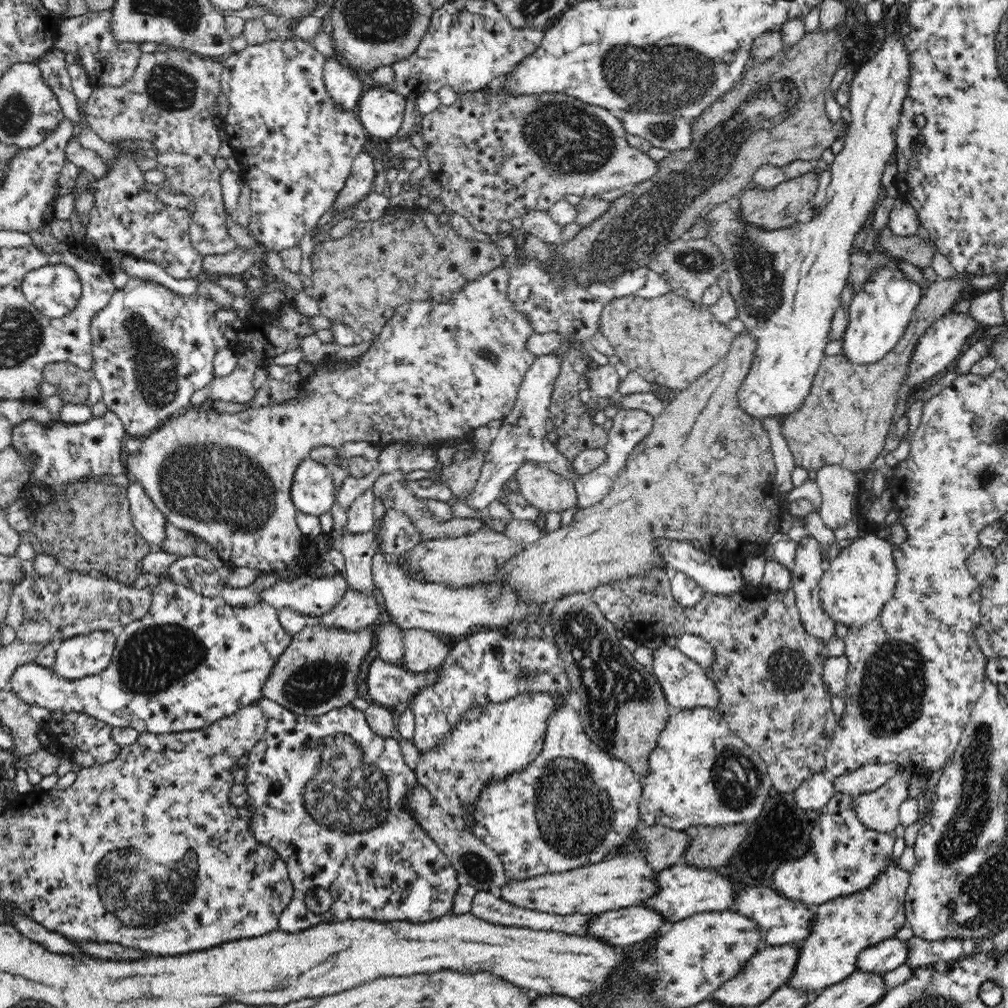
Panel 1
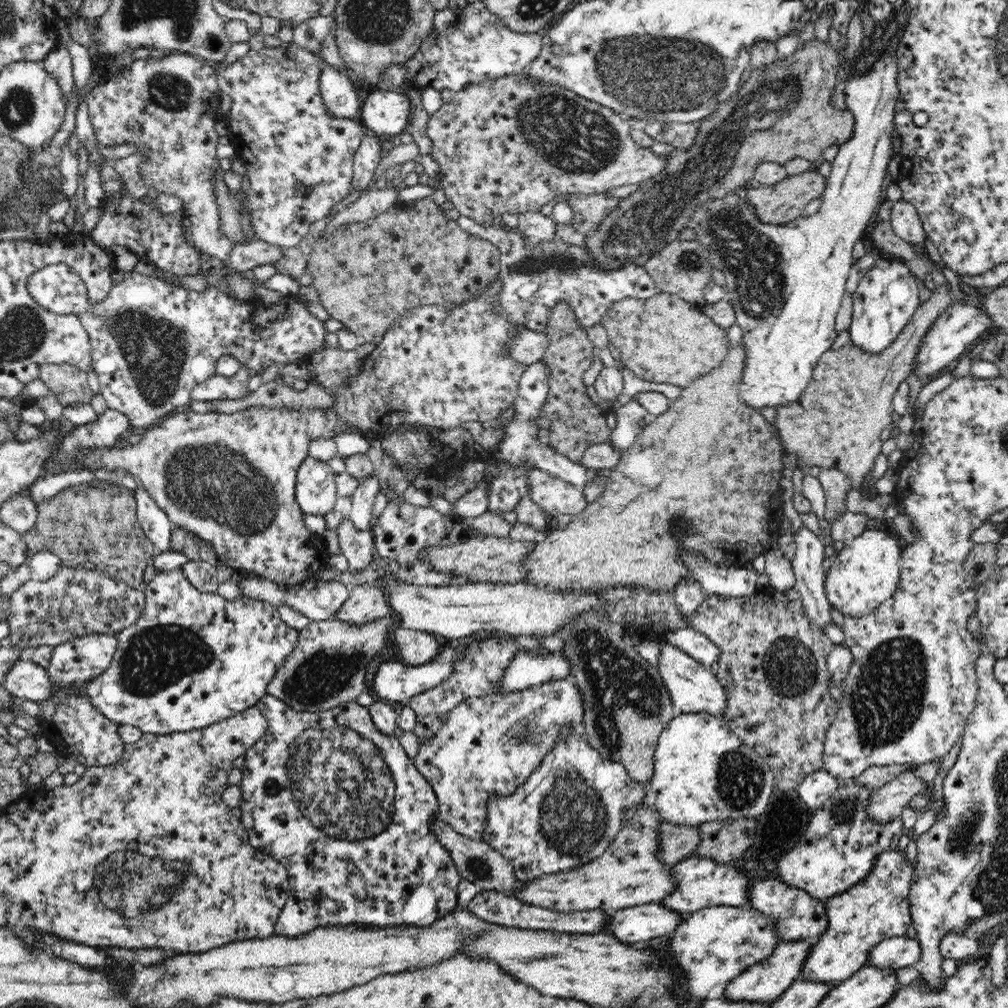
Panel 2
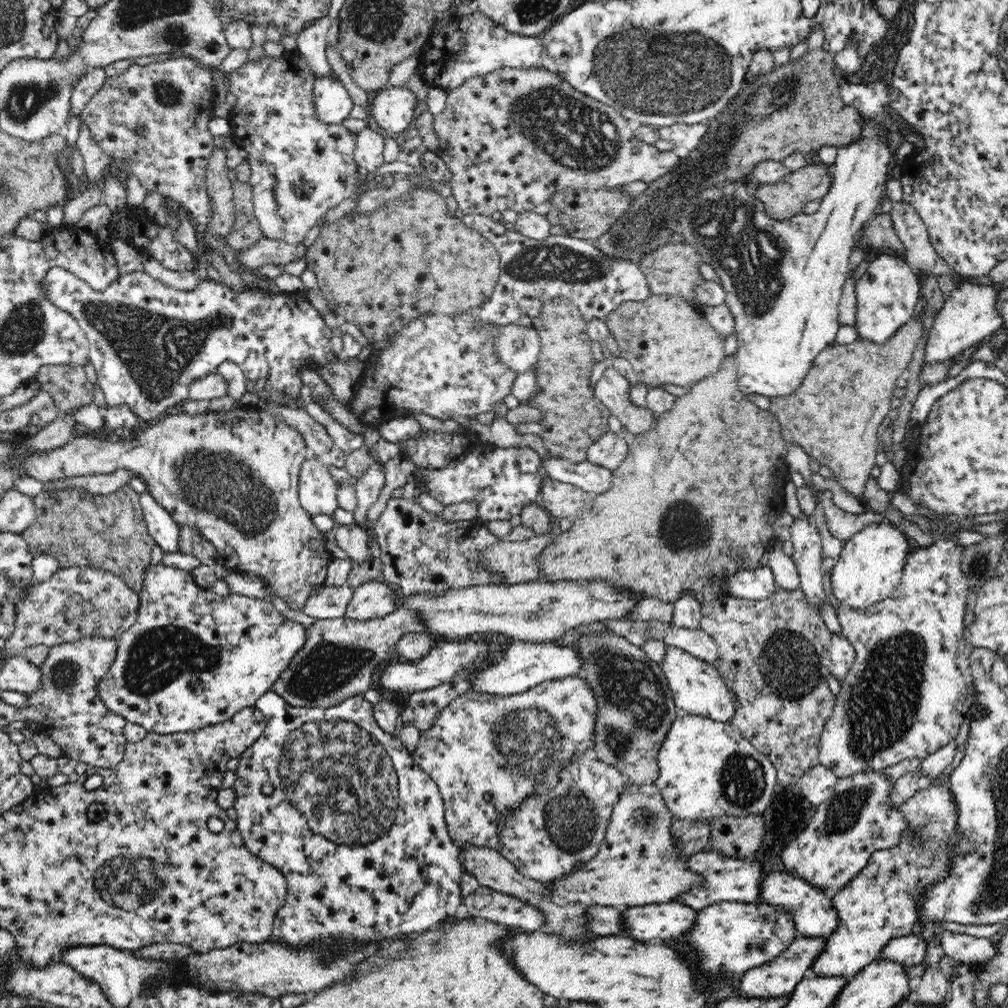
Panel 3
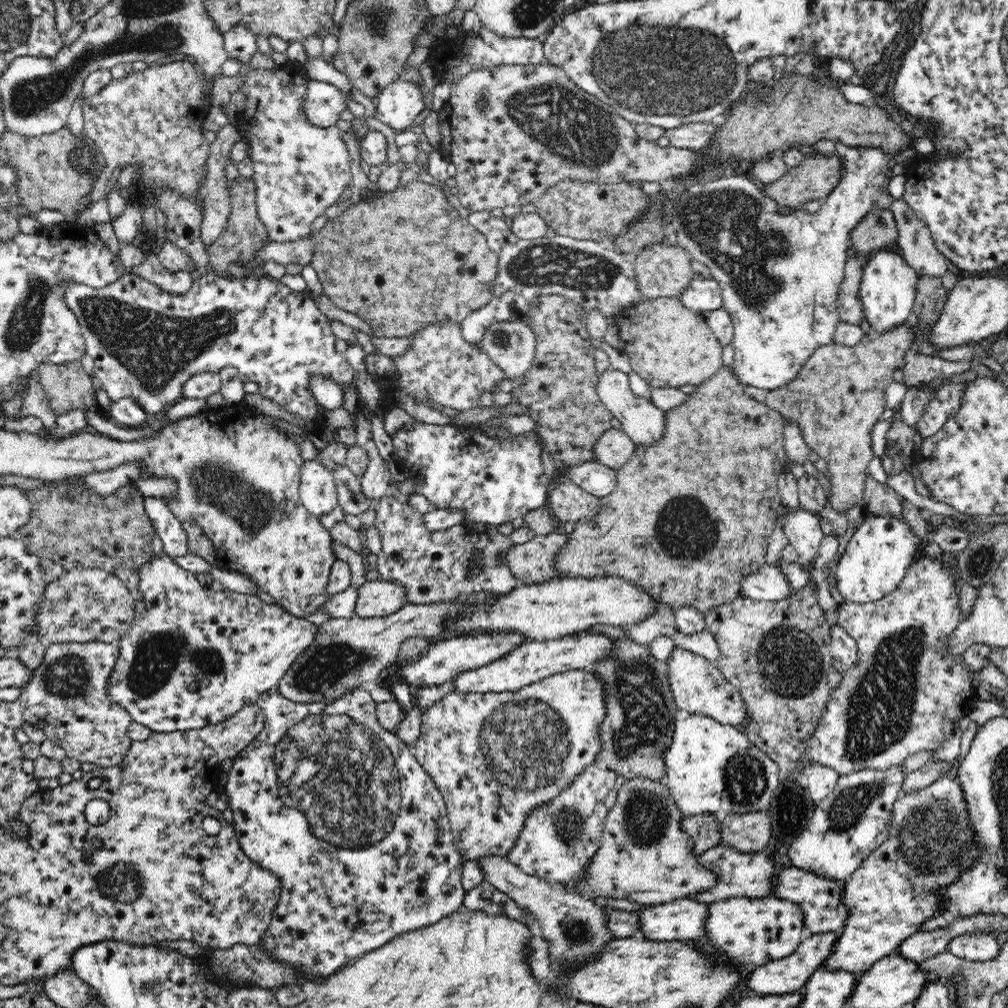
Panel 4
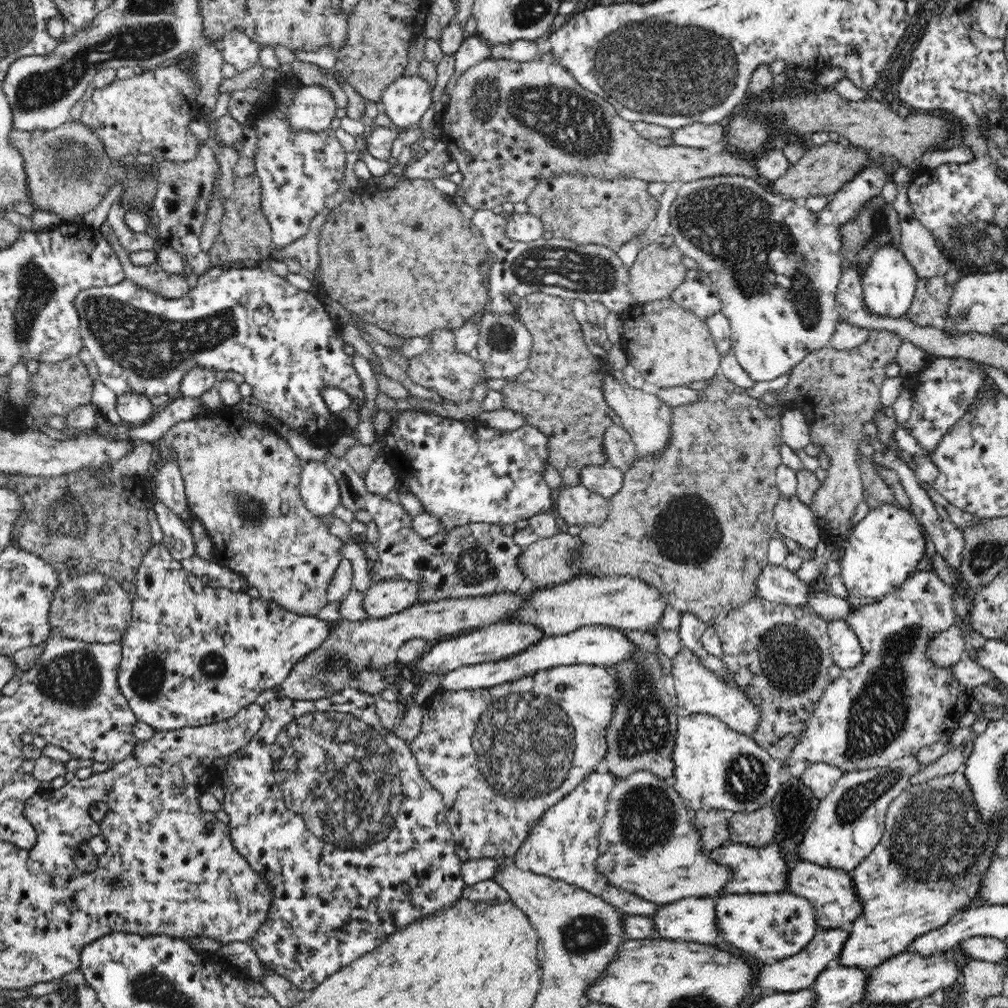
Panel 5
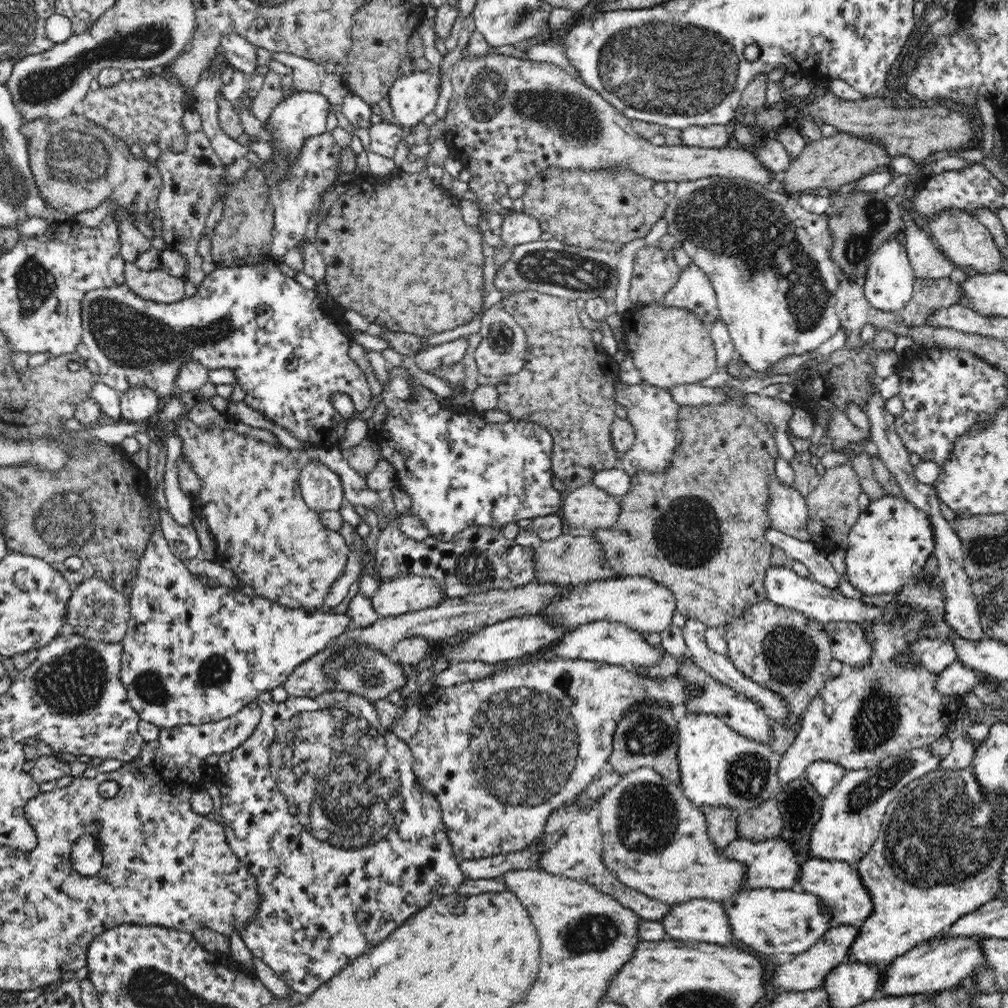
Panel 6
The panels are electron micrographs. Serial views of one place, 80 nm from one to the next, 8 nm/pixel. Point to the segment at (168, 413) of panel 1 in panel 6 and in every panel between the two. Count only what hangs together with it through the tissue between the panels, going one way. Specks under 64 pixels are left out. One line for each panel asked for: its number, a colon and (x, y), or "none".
2: (152, 343)
3: (148, 342)
4: (146, 343)
5: (248, 320)
6: (288, 354)

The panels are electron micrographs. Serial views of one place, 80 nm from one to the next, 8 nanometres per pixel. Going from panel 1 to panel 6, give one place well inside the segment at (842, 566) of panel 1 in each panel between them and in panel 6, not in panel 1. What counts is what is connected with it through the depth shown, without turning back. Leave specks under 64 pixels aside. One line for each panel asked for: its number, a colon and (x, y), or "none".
2: (862, 575)
3: (870, 566)
4: (876, 559)
5: (887, 545)
6: (889, 544)

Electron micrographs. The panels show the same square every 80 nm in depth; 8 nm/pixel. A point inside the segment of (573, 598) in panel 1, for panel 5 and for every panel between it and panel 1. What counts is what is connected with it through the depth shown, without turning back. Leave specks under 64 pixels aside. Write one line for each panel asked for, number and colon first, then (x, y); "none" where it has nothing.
2: (626, 705)
3: (635, 707)
4: (640, 713)
5: (641, 736)

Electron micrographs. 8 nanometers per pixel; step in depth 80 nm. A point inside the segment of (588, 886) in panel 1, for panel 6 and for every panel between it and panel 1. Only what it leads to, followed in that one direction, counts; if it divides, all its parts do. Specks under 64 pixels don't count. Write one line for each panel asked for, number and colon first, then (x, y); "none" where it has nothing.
2: (629, 874)
3: (638, 863)
4: (644, 856)
5: (647, 846)
6: (654, 840)

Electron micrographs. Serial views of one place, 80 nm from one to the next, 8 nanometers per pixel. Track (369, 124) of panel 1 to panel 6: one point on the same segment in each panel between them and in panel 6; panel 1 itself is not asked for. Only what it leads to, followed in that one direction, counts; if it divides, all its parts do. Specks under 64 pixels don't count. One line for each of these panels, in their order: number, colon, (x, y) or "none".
2: (386, 112)
3: (392, 108)
4: (397, 106)
5: (406, 100)
6: (412, 97)

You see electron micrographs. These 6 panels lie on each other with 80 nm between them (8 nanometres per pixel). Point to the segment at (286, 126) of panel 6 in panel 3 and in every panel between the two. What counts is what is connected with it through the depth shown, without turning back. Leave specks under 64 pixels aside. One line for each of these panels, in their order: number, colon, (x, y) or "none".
3: (334, 104)
4: (325, 103)
5: (314, 109)

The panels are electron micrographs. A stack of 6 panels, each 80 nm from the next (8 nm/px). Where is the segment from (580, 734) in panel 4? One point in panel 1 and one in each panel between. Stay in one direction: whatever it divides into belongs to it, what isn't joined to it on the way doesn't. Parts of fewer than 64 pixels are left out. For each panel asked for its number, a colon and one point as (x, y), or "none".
1: (491, 742)
2: (489, 745)
3: (485, 752)

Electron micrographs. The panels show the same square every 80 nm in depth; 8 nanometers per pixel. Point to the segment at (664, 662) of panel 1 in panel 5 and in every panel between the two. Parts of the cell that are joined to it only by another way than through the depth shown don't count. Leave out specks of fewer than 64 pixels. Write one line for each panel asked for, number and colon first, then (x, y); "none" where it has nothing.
2: (693, 688)
3: (697, 688)
4: (698, 687)
5: (698, 690)

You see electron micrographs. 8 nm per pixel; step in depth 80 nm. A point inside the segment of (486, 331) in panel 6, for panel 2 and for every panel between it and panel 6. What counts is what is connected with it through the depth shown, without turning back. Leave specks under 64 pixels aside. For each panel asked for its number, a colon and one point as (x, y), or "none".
2: (528, 346)
3: (517, 346)
4: (511, 345)
5: (504, 346)

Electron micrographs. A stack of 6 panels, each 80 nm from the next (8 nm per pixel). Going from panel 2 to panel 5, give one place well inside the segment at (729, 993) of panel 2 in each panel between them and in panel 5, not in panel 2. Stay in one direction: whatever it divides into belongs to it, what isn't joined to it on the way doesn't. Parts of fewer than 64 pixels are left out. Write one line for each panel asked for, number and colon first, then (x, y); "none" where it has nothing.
3: (773, 979)
4: (786, 975)
5: (798, 972)

